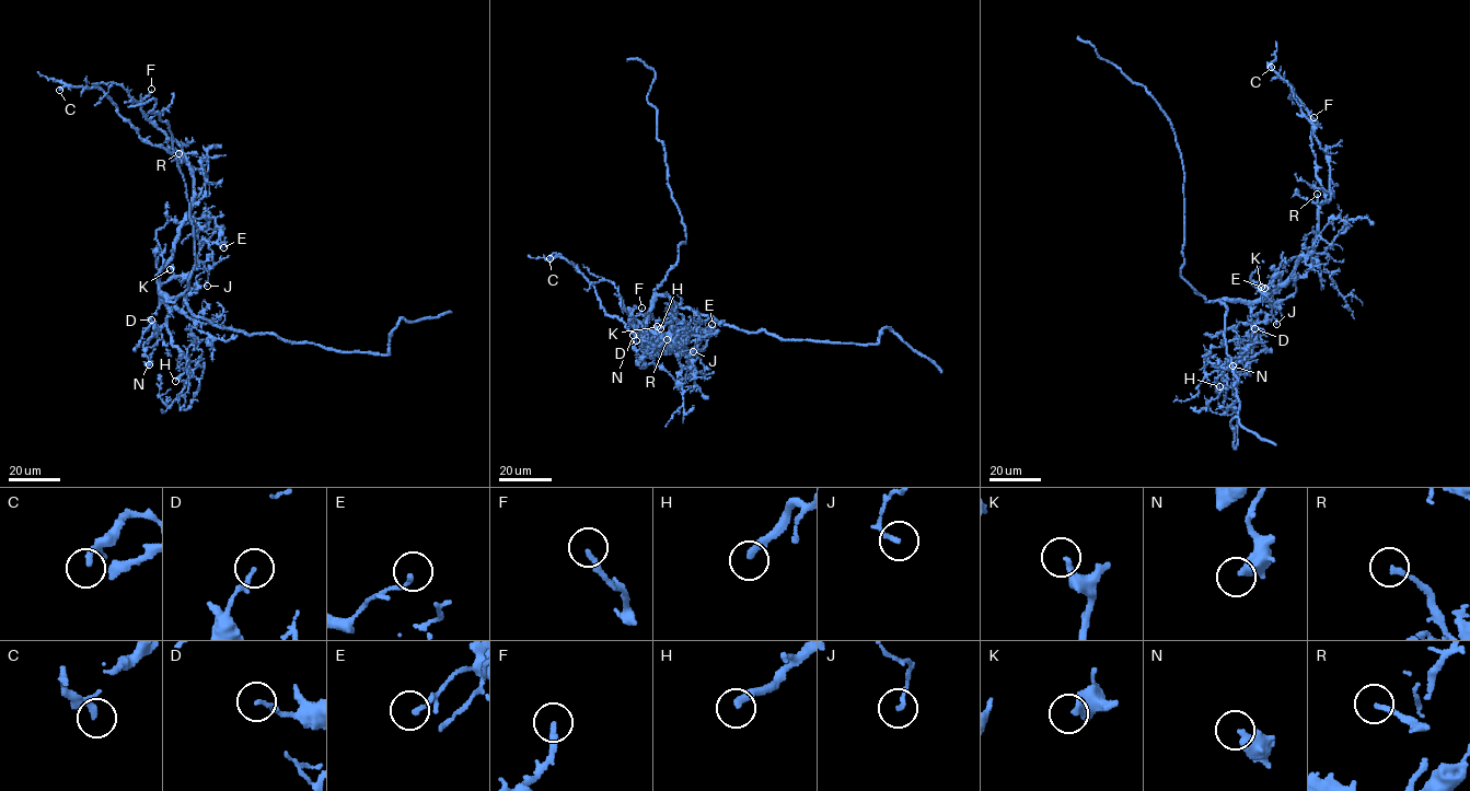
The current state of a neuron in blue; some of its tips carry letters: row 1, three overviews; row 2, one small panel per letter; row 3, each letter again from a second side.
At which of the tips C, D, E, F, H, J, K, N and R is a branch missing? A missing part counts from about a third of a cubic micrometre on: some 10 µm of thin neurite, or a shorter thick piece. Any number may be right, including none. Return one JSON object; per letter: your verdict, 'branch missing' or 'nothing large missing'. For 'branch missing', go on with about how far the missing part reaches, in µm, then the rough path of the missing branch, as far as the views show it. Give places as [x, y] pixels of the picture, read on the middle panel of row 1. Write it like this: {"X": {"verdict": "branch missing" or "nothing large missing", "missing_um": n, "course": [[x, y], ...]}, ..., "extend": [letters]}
{"C": {"verdict": "nothing large missing"}, "D": {"verdict": "nothing large missing"}, "E": {"verdict": "nothing large missing"}, "F": {"verdict": "nothing large missing"}, "H": {"verdict": "branch missing", "missing_um": 20, "course": [[660, 328], [644, 333], [637, 330], [637, 336]]}, "J": {"verdict": "nothing large missing"}, "K": {"verdict": "nothing large missing"}, "N": {"verdict": "nothing large missing"}, "R": {"verdict": "branch missing", "missing_um": 25}, "extend": ["H", "R"]}

